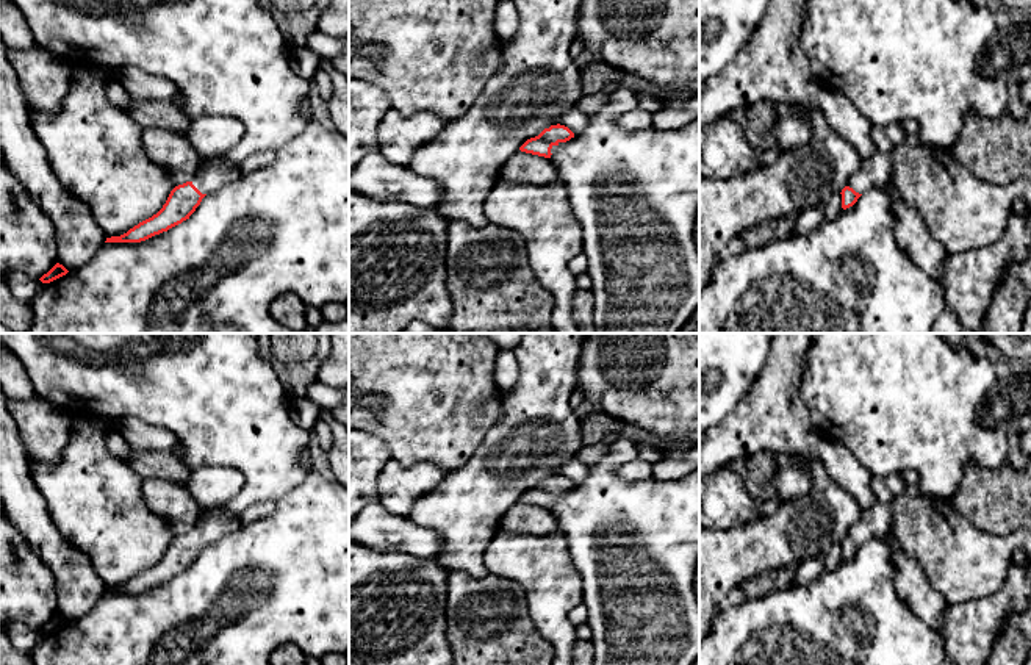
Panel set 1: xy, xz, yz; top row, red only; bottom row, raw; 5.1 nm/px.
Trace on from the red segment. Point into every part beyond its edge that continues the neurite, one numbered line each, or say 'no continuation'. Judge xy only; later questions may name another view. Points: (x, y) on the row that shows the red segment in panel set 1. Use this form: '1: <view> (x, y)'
1: xy (219, 171)

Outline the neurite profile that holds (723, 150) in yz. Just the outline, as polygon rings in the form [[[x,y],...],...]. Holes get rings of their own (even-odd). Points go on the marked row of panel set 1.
[[[727,116],[699,127],[699,175],[731,178],[759,167],[759,155]]]

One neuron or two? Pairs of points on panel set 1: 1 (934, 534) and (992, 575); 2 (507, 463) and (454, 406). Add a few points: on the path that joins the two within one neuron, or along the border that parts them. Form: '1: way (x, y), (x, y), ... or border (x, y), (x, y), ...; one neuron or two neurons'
1: way (948, 548), (962, 562), (973, 564), (978, 568); one neuron
2: border (501, 406), (501, 415), (496, 423), (460, 467); two neurons

